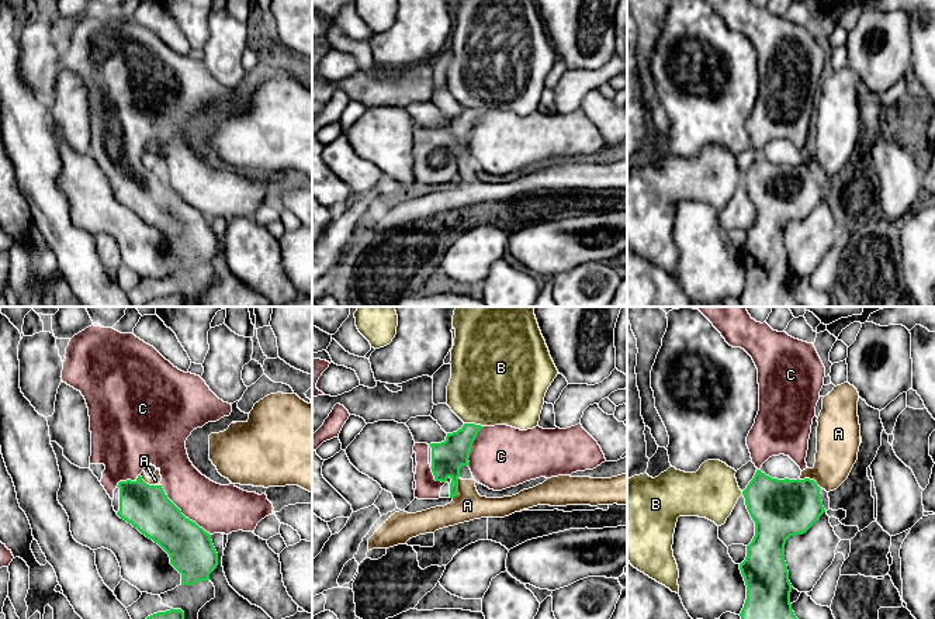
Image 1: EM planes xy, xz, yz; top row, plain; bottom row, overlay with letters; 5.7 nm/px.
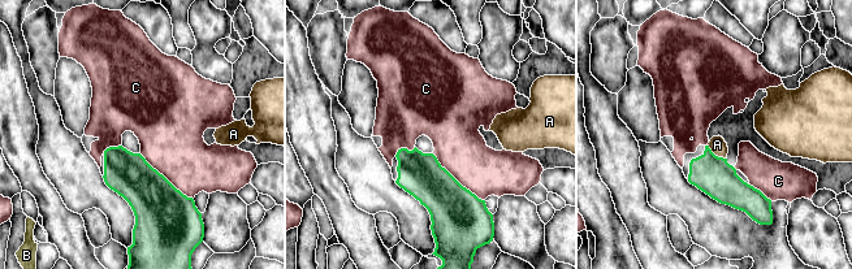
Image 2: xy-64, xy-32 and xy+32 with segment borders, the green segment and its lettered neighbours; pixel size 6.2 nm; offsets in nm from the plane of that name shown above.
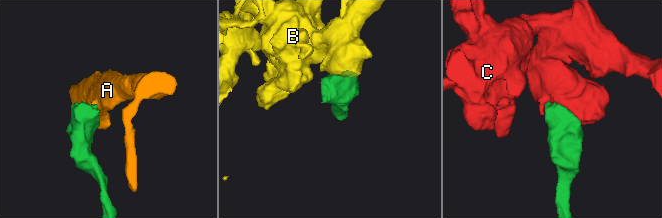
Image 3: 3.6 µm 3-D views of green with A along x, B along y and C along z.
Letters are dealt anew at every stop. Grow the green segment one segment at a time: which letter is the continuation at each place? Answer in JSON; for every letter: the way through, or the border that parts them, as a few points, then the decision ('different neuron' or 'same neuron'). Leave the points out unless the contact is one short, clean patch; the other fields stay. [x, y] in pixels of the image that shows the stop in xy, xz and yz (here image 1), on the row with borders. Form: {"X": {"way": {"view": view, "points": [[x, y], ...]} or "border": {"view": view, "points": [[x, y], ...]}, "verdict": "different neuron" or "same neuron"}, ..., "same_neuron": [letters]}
{"A": {"border": {"view": "yz", "points": [[797, 479], [811, 479], [820, 487]]}, "verdict": "different neuron"}, "B": {"border": {"view": "xz", "points": [[464, 422], [482, 426]]}, "verdict": "different neuron"}, "C": {"verdict": "same neuron"}, "same_neuron": ["C"]}

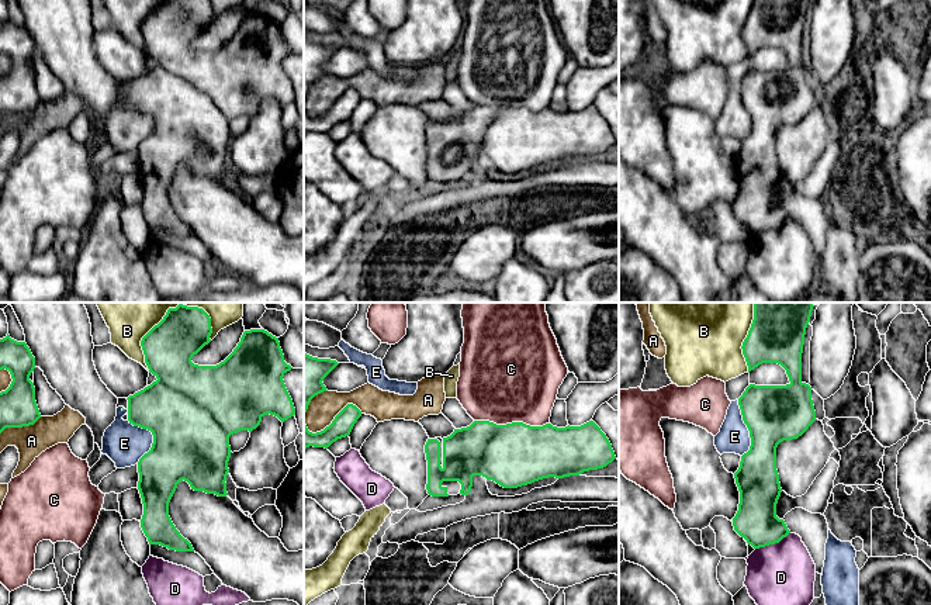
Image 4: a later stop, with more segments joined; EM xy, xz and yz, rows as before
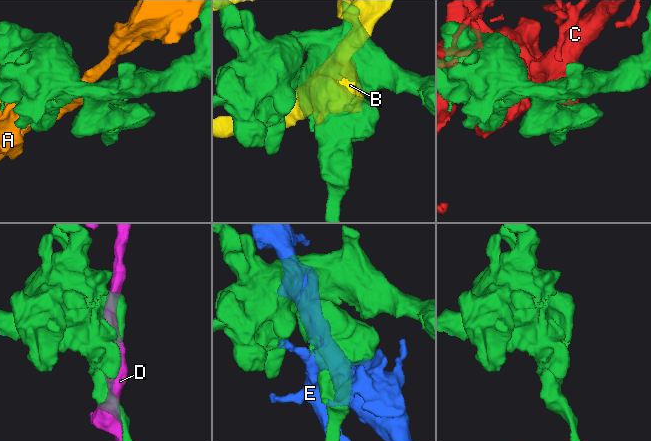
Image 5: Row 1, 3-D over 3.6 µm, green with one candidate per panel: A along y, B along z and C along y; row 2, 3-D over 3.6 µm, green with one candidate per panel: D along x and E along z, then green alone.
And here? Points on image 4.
{"A": {"verdict": "different neuron"}, "B": {"verdict": "different neuron"}, "C": {"verdict": "different neuron"}, "D": {"verdict": "different neuron"}, "E": {"verdict": "different neuron"}, "same_neuron": []}

